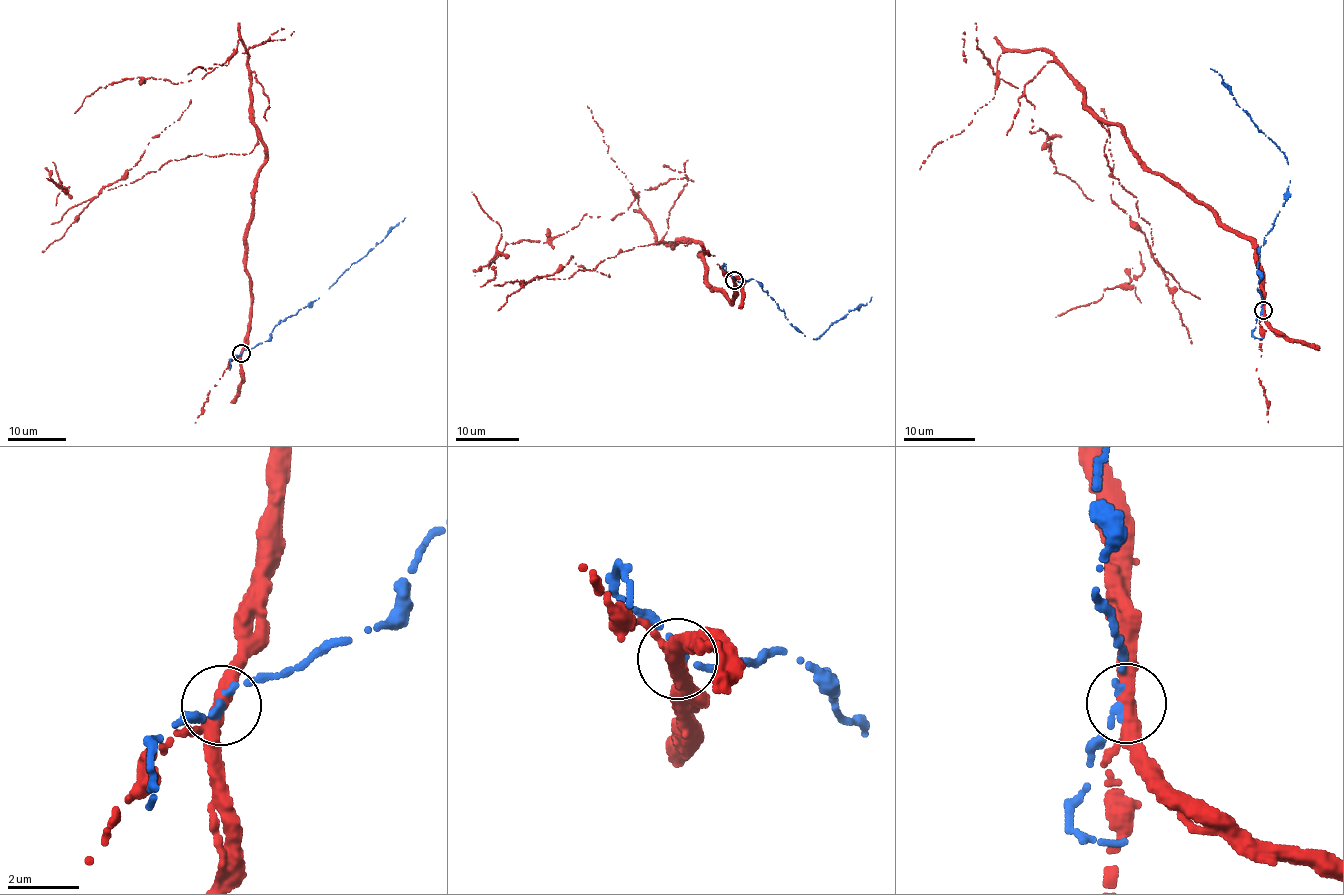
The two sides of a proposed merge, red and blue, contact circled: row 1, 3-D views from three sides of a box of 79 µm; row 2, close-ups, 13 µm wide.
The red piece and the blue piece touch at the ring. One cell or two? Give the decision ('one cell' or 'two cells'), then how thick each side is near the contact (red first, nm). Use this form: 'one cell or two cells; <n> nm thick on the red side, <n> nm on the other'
two cells; 320 nm thick on the red side, 180 nm on the other

